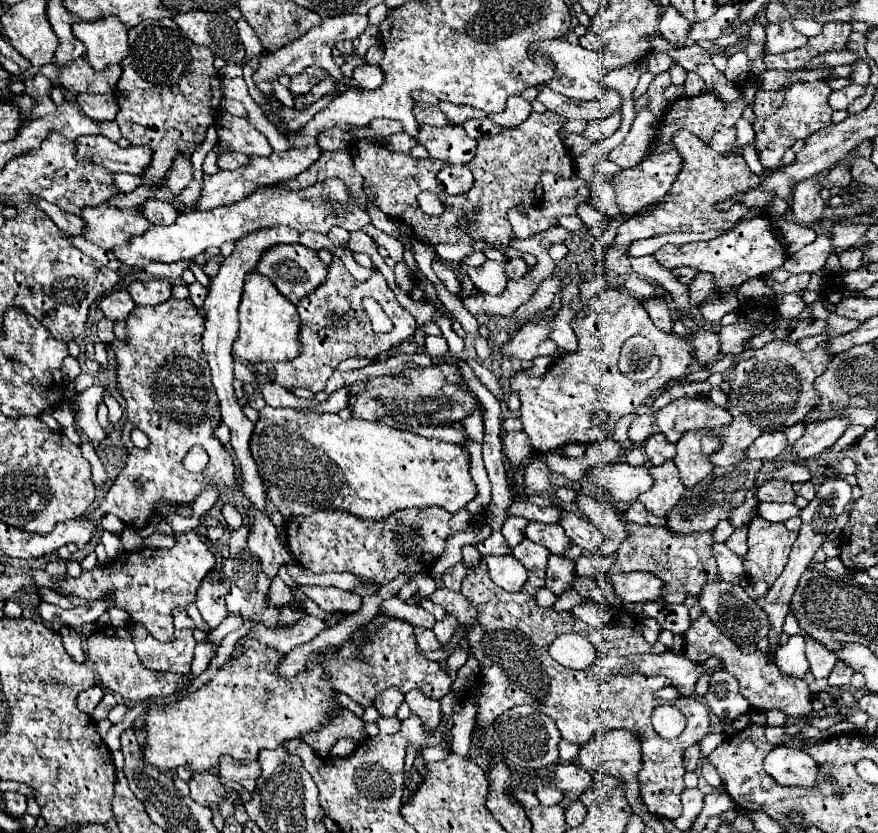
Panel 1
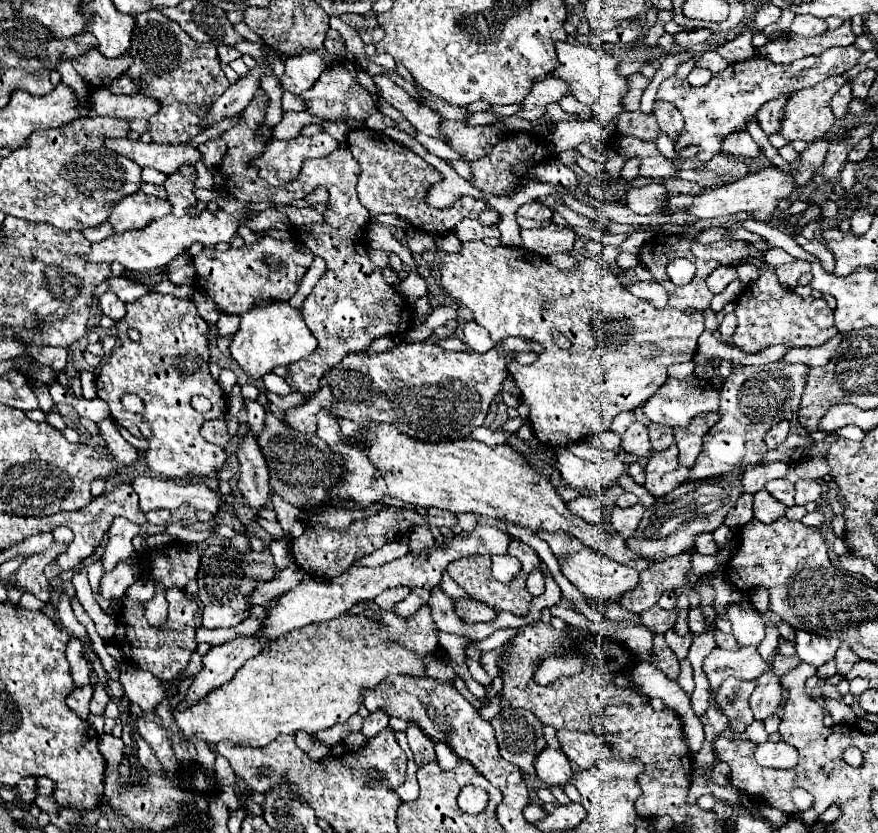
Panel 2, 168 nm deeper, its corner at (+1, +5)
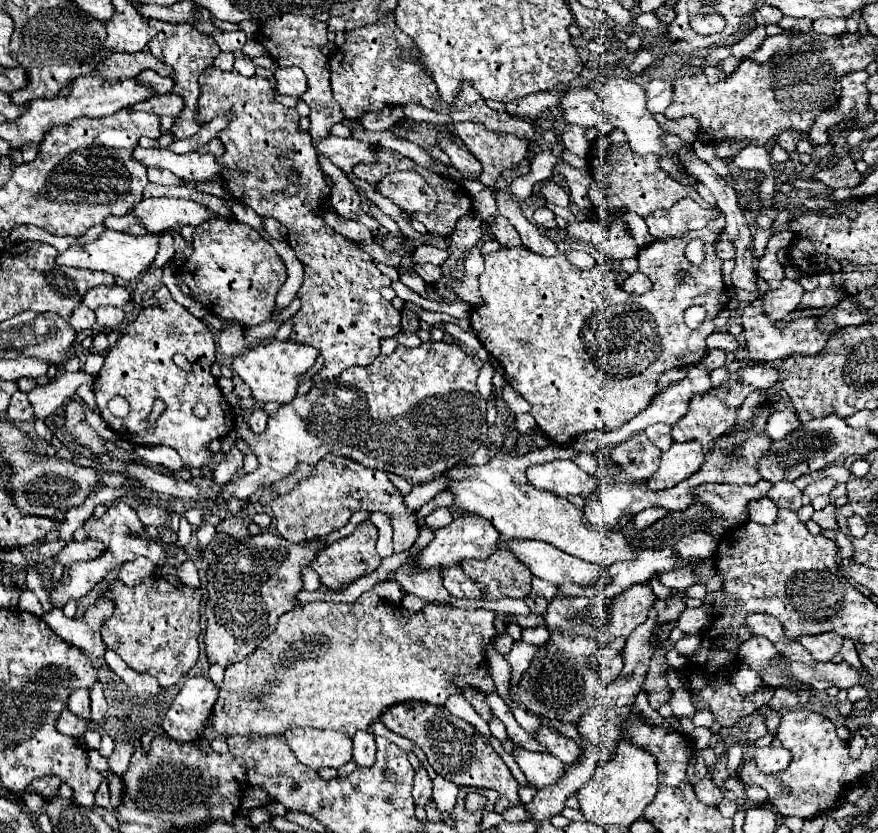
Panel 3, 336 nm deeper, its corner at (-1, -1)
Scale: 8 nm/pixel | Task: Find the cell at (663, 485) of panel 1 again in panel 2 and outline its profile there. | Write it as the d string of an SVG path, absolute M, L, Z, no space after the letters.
M677 446L653 454L645 466L645 488L653 498L673 492L689 476L689 468L677 462Z

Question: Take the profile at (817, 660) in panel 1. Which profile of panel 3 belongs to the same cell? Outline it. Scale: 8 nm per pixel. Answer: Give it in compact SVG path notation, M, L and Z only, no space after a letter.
M825 632L819 636L801 636L803 648L811 652L811 656L819 662L829 662L841 650L841 636L835 632Z

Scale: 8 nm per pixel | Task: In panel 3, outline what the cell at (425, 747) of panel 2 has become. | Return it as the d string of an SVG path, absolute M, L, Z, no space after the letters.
M419 768L419 772L415 774L413 800L415 800L415 806L421 806L421 808L425 808L431 800L431 780L423 768Z

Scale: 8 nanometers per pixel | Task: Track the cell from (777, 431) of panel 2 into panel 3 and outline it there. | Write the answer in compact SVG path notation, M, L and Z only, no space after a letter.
M793 406L789 408L781 408L777 410L769 422L767 422L767 428L765 428L765 434L771 438L771 440L781 440L785 434L789 434L791 430L795 430L799 426L799 418L797 418L797 410Z

